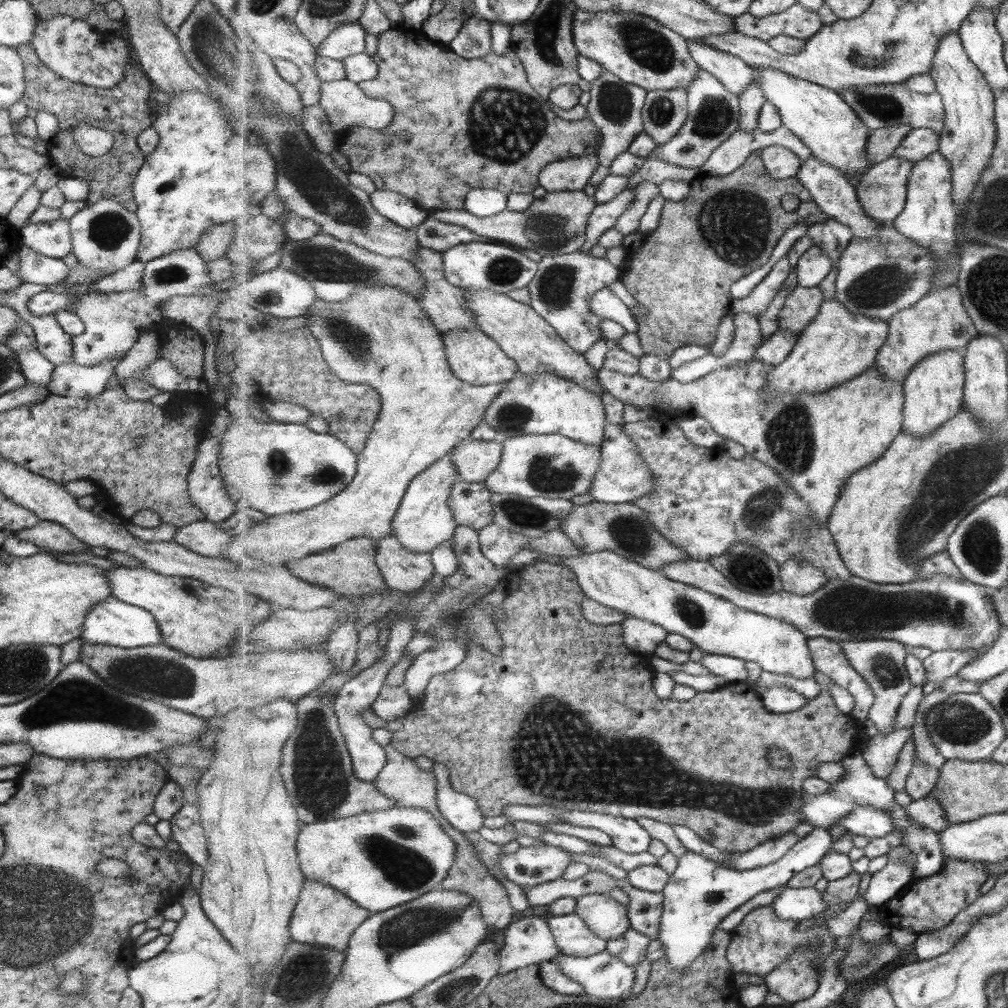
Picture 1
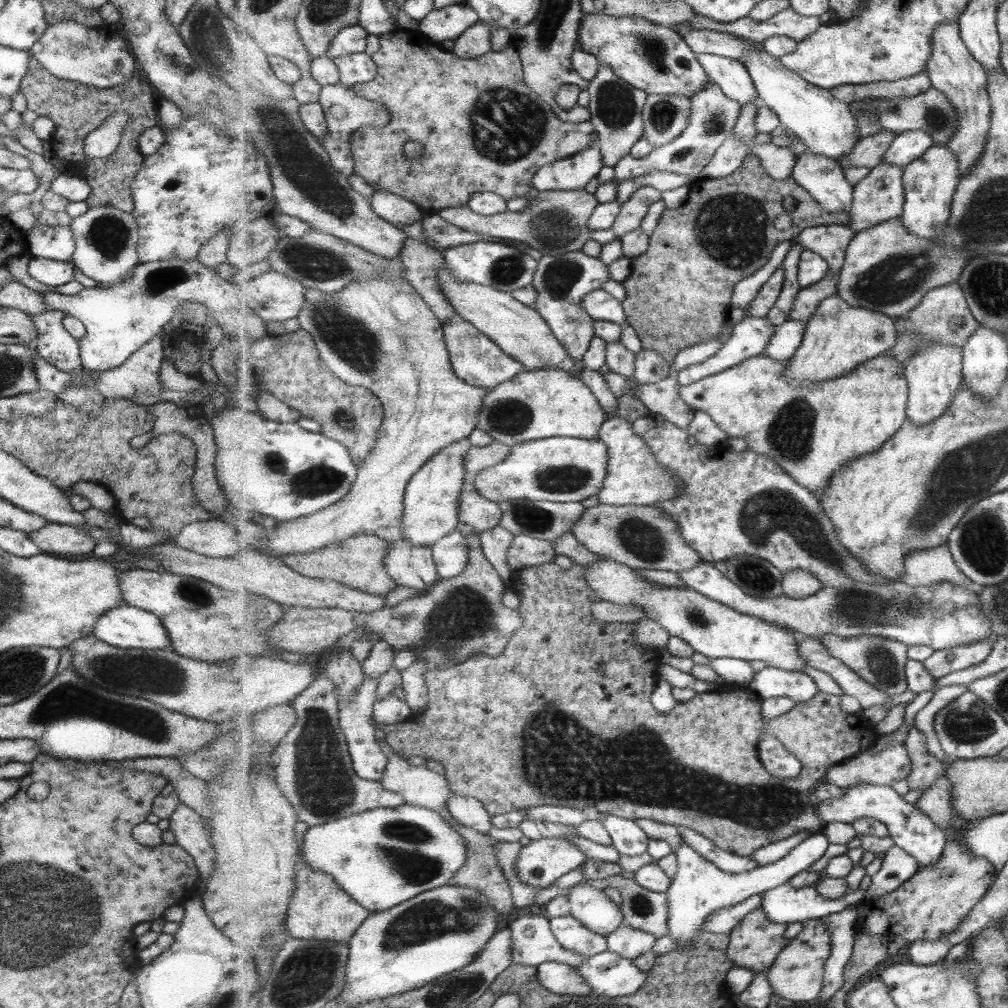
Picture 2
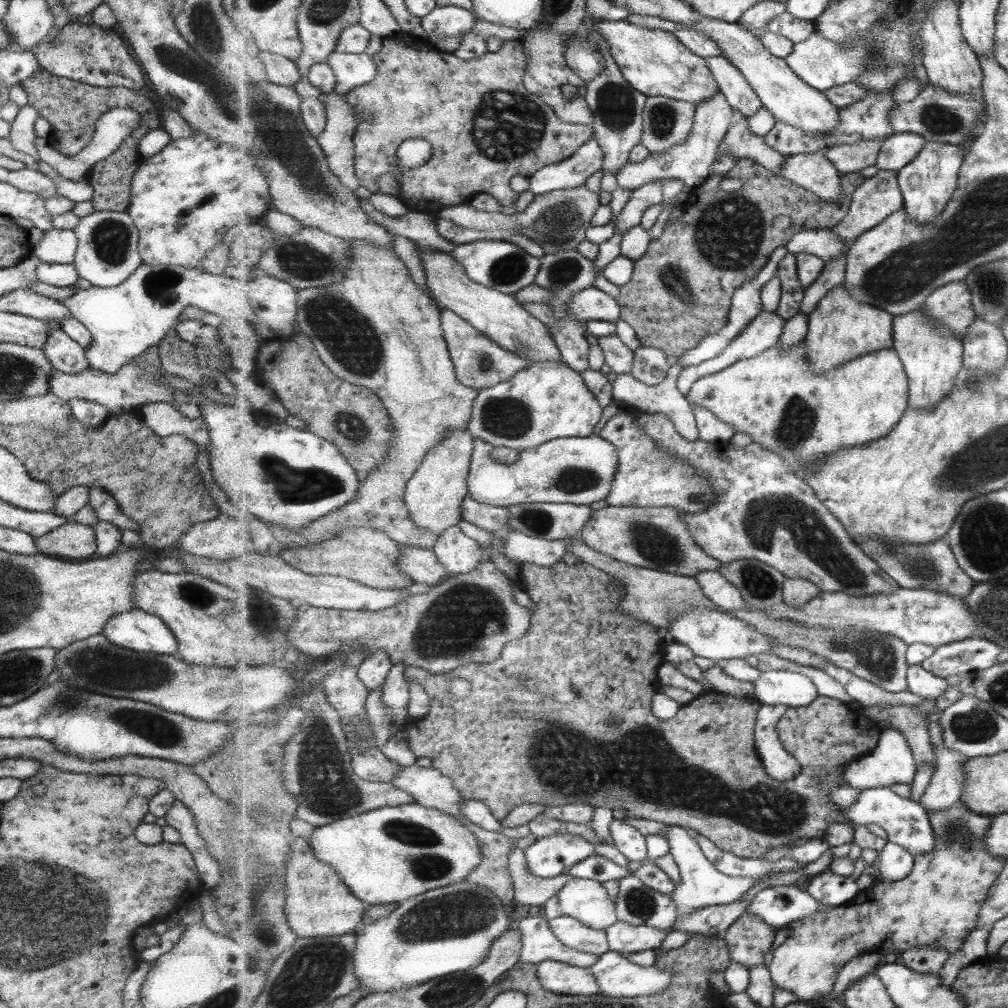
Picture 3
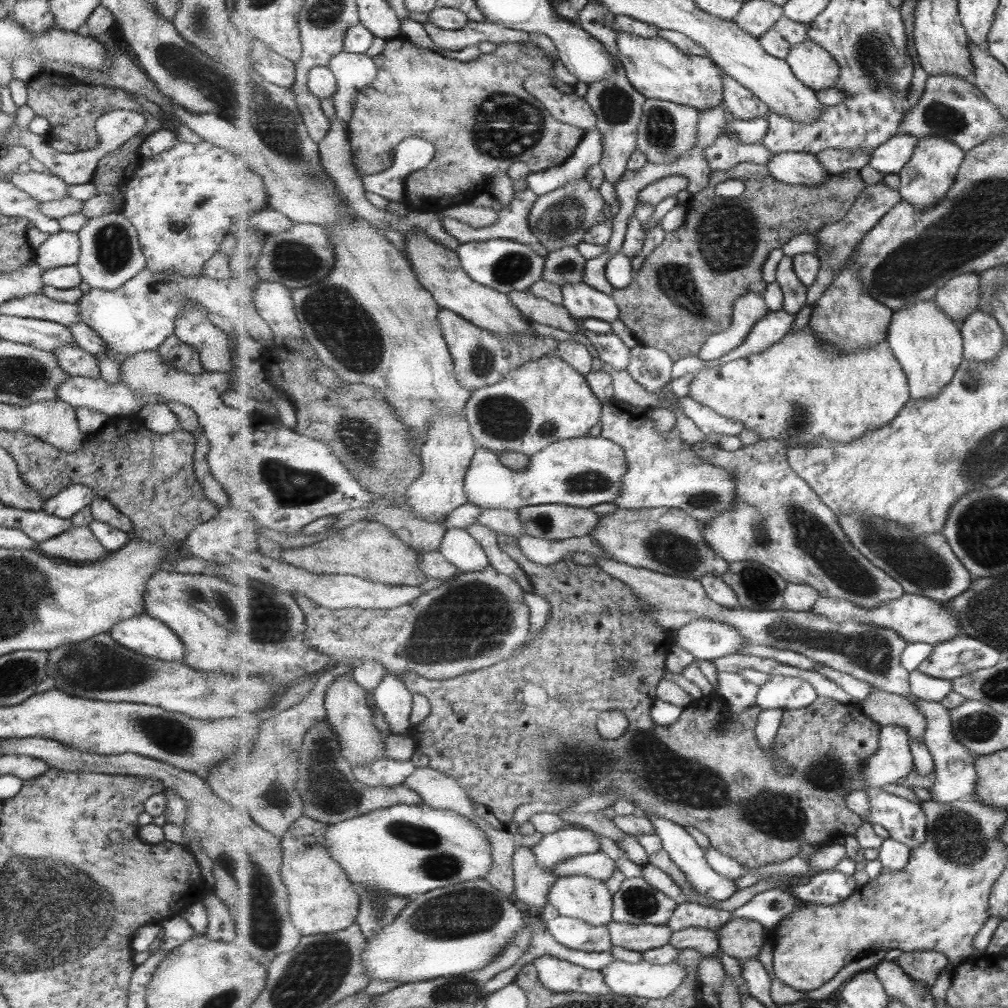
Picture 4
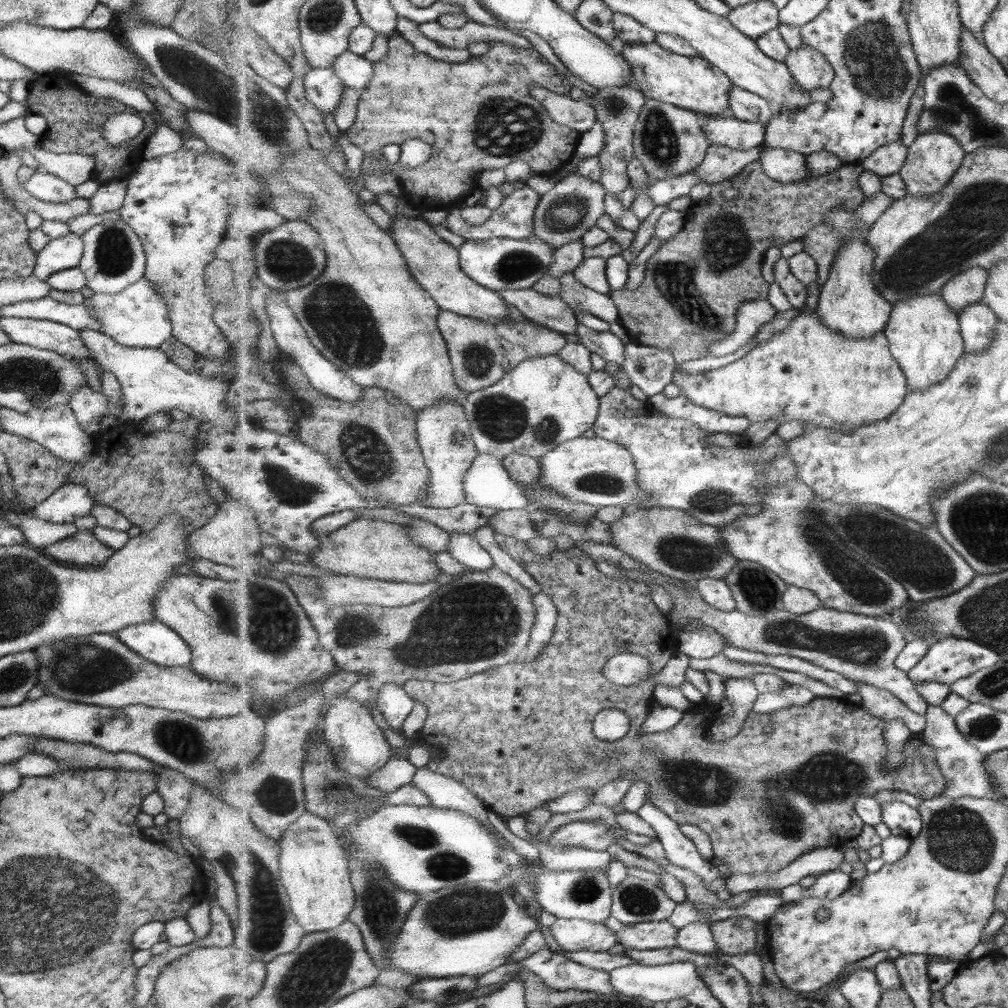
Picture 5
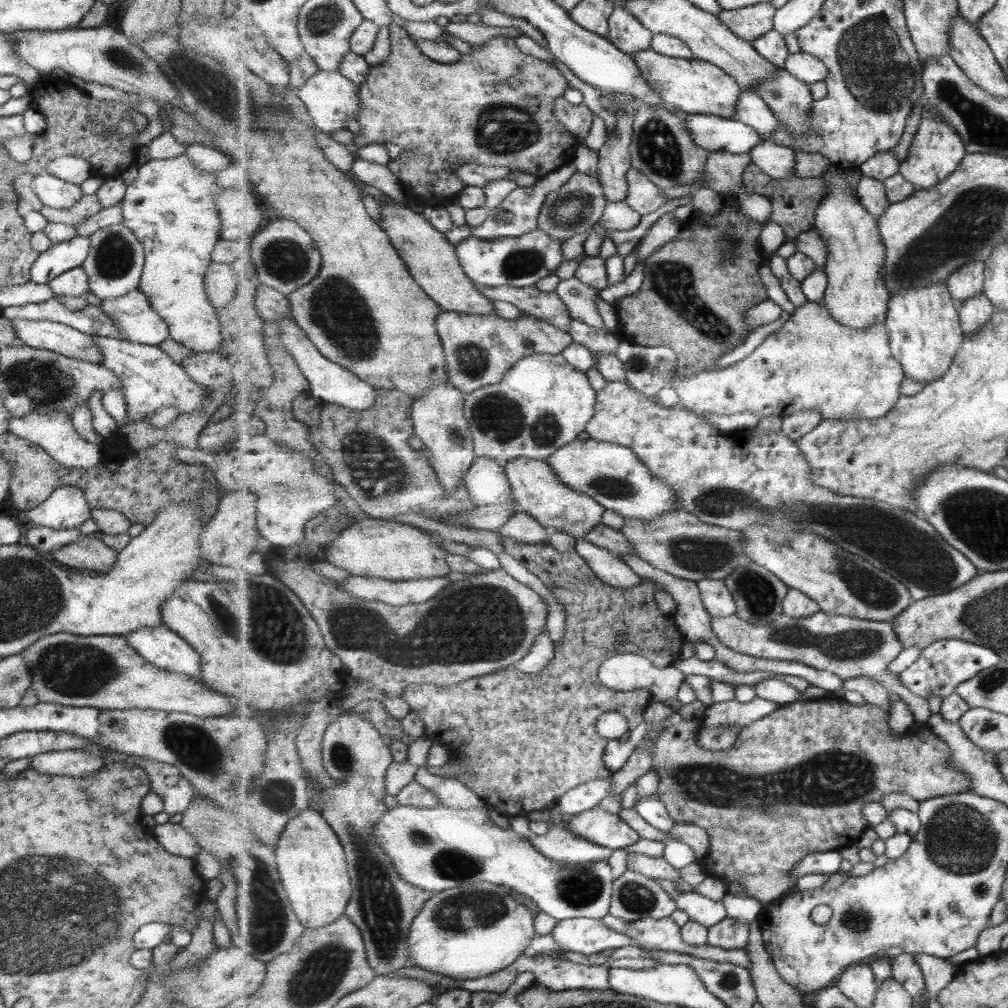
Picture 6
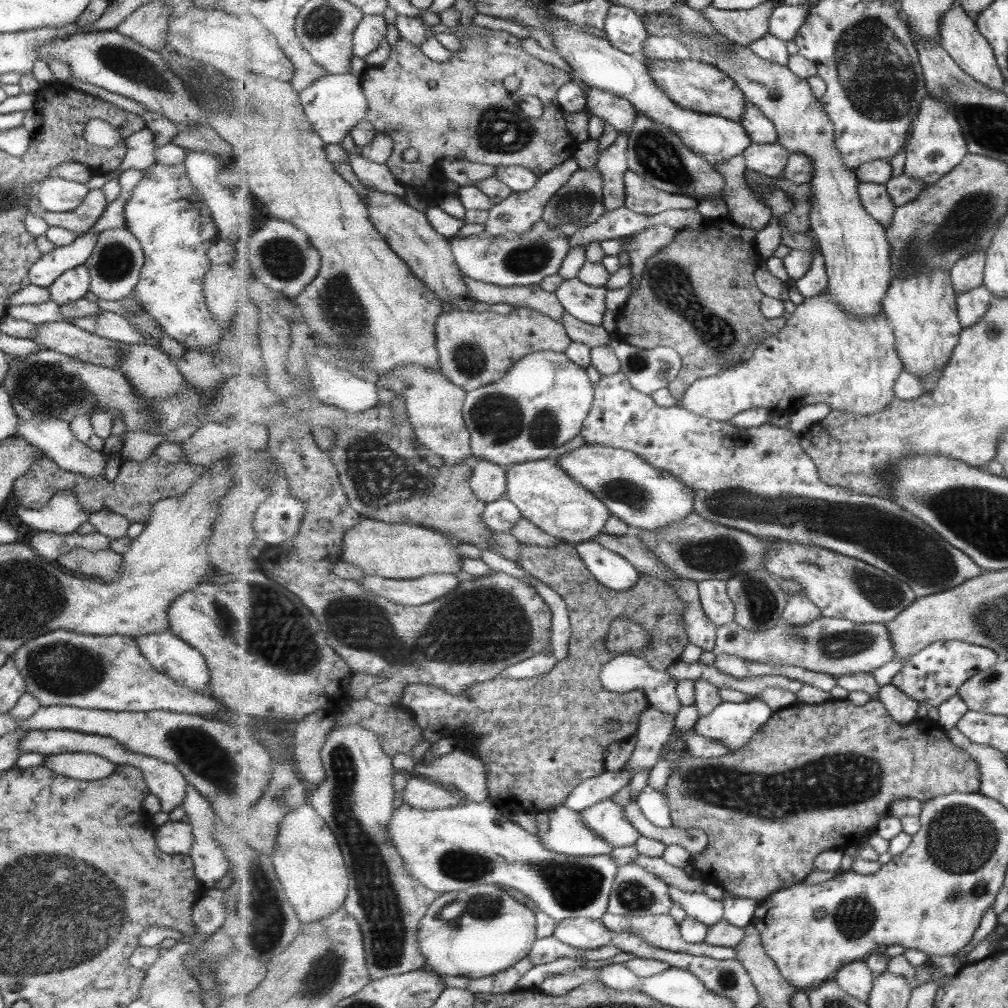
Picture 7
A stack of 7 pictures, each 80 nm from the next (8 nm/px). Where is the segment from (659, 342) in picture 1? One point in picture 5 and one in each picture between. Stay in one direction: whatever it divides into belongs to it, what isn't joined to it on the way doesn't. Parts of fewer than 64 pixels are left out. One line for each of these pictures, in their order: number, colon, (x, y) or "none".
2: (680, 293)
3: (682, 289)
4: (684, 293)
5: (694, 286)

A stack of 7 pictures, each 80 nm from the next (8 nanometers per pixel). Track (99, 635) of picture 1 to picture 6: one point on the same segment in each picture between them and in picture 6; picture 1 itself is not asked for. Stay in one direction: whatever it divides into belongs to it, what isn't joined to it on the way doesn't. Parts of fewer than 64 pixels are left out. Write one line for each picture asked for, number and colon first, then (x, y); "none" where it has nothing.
2: (125, 627)
3: (135, 630)
4: (147, 636)
5: (155, 642)
6: (158, 645)

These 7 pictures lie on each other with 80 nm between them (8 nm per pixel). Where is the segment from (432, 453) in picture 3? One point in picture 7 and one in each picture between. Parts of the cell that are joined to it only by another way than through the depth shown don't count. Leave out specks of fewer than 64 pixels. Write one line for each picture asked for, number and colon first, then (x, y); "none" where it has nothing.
4: (446, 457)
5: (445, 434)
6: (439, 420)
7: (435, 404)

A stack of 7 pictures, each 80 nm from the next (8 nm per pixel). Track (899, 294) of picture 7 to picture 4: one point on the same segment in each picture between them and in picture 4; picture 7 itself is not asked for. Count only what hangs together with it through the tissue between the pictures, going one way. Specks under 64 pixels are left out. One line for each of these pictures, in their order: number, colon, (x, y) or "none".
4: (928, 343)
5: (924, 333)
6: (924, 325)

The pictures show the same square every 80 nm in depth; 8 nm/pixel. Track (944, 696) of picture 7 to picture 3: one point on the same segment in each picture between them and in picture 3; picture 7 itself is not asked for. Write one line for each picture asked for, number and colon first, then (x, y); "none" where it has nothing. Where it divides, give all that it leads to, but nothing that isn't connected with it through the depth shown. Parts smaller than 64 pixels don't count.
3: (976, 653)
4: (960, 656)
5: (950, 659)
6: (944, 665)

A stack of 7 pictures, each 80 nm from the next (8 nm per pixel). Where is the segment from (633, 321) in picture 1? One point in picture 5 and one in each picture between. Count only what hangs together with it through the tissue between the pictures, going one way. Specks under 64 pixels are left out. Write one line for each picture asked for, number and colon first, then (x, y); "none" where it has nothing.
2: (600, 304)
3: (590, 304)
4: (583, 301)
5: (576, 295)

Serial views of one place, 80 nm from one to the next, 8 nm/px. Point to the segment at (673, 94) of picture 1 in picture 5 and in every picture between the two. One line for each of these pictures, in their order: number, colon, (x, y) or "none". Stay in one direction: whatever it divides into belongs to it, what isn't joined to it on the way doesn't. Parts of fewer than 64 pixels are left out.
2: (666, 116)
3: (667, 121)
4: (668, 130)
5: (669, 140)

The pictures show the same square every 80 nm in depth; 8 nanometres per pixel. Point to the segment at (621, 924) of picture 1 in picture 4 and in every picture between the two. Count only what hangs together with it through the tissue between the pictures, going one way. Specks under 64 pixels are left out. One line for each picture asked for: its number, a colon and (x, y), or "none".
2: (594, 908)
3: (587, 900)
4: (589, 899)

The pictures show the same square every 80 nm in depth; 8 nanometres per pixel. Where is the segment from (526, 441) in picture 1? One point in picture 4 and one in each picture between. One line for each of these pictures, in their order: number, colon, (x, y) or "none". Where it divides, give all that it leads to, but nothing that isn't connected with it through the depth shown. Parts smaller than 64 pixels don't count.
2: (560, 468)
3: (576, 470)
4: (585, 471)

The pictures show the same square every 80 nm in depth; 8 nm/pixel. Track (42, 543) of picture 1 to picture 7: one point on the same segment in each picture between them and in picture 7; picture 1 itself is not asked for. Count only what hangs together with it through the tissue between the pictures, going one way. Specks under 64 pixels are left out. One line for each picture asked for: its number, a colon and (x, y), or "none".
2: (61, 540)
3: (72, 540)
4: (78, 544)
5: (82, 548)
6: (88, 553)
7: (105, 564)

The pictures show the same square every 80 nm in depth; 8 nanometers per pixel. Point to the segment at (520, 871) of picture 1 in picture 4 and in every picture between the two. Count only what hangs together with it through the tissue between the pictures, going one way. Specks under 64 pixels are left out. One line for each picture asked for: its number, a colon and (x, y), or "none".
2: (540, 864)
3: (549, 857)
4: (567, 843)

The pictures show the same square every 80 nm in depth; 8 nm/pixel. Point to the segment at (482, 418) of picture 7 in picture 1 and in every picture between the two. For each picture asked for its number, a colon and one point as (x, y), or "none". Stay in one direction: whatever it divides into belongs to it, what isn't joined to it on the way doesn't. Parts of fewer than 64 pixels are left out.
1: (548, 403)
2: (537, 404)
3: (548, 400)
4: (545, 401)
5: (543, 402)
6: (543, 403)

